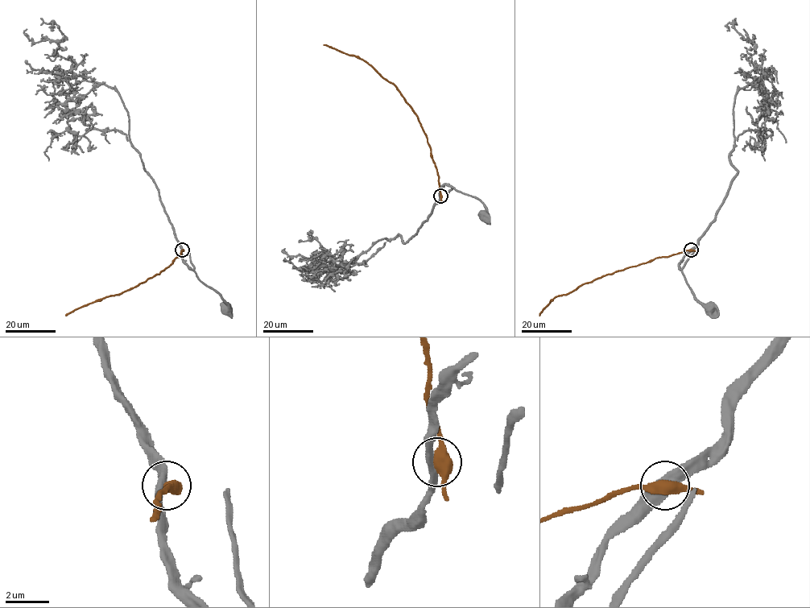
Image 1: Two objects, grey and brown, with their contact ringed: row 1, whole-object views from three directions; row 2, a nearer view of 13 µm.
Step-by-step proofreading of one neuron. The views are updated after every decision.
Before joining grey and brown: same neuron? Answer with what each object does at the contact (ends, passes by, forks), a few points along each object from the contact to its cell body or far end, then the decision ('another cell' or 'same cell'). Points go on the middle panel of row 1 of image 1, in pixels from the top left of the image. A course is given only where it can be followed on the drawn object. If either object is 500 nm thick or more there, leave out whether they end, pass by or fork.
grey passes by | brown passes by | grey via (440, 196), (440, 188), (449, 184), (456, 190), (478, 198), (485, 207), (487, 216), (485, 215) | brown via (440, 196), (436, 168), (426, 134), (415, 113), (398, 88), (364, 60), (324, 44) | another cell

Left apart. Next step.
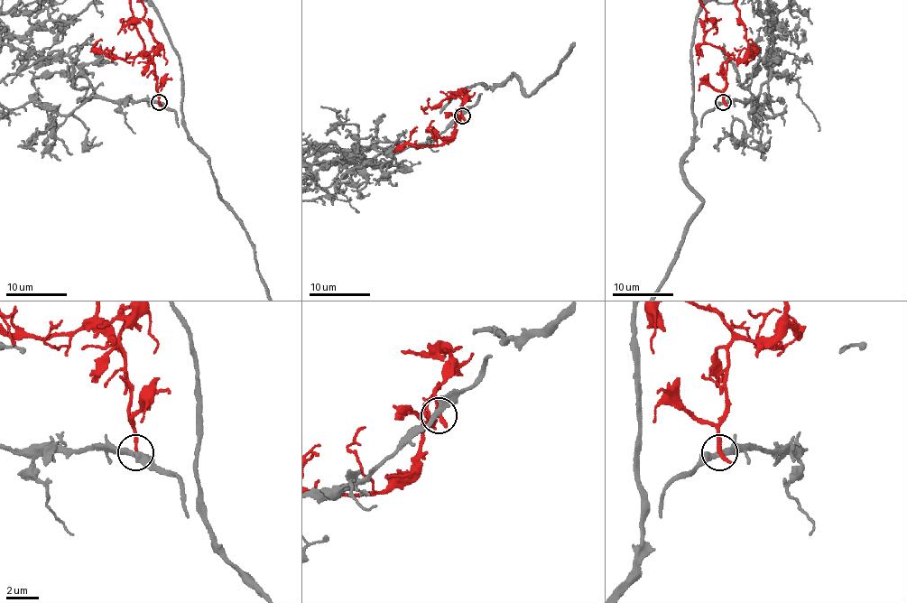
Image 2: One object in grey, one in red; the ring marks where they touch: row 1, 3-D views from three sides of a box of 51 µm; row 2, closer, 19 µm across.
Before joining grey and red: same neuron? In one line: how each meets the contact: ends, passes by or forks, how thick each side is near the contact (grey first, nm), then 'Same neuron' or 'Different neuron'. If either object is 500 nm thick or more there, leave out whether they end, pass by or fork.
At the ring grey passes by. At the ring red ends. Thickness 360 nm (grey) against 280 nm. Different neuron

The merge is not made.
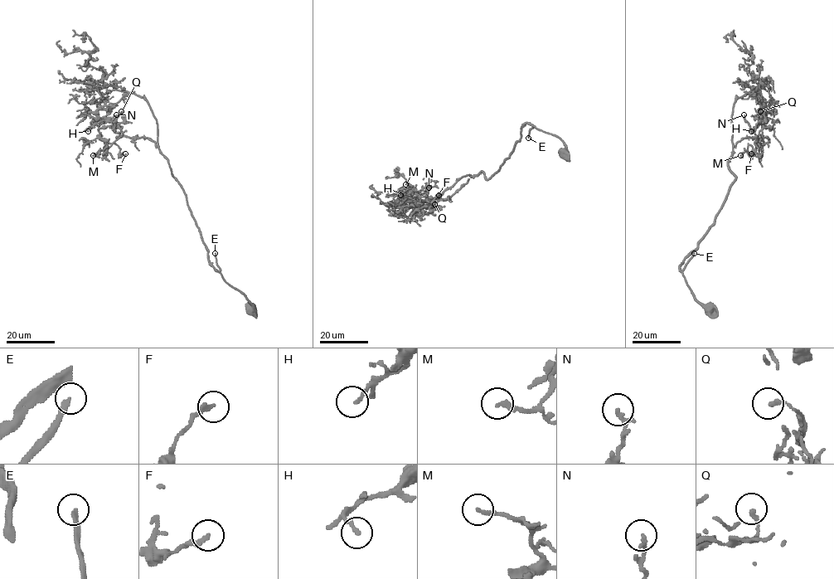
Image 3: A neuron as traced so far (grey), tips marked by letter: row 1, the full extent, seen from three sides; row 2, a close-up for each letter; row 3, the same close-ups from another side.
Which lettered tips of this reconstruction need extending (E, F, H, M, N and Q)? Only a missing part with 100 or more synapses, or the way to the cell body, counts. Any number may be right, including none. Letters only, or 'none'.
E

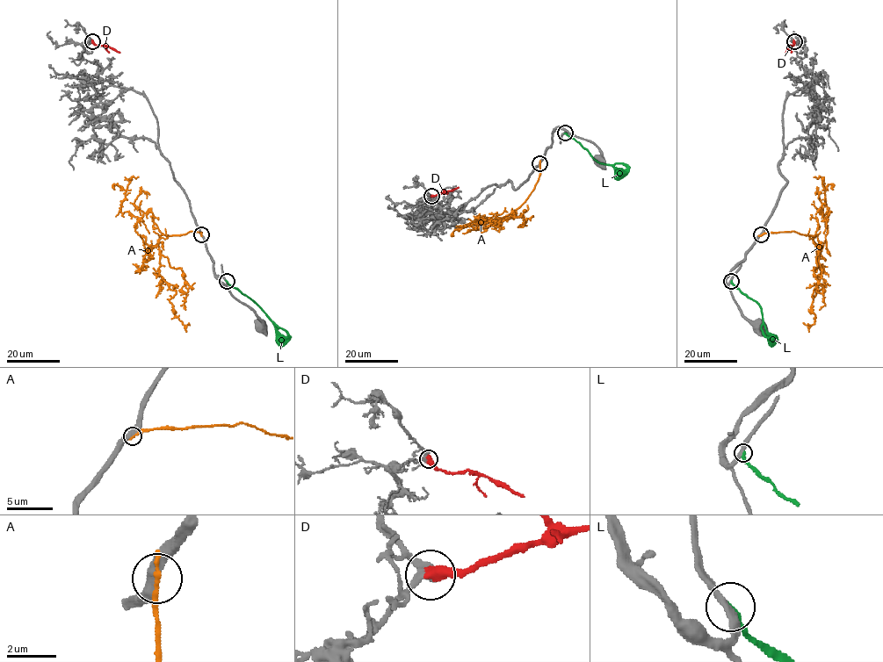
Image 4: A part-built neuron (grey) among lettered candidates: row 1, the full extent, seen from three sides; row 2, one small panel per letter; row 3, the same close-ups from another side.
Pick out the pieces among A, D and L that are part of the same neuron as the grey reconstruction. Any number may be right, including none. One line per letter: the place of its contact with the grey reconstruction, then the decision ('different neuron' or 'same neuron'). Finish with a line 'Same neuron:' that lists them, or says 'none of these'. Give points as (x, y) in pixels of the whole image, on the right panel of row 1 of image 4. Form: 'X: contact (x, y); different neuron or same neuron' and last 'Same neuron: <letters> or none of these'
A: contact (761, 234); different neuron
D: contact (794, 41); same neuron
L: contact (731, 281); different neuron
Same neuron: D

